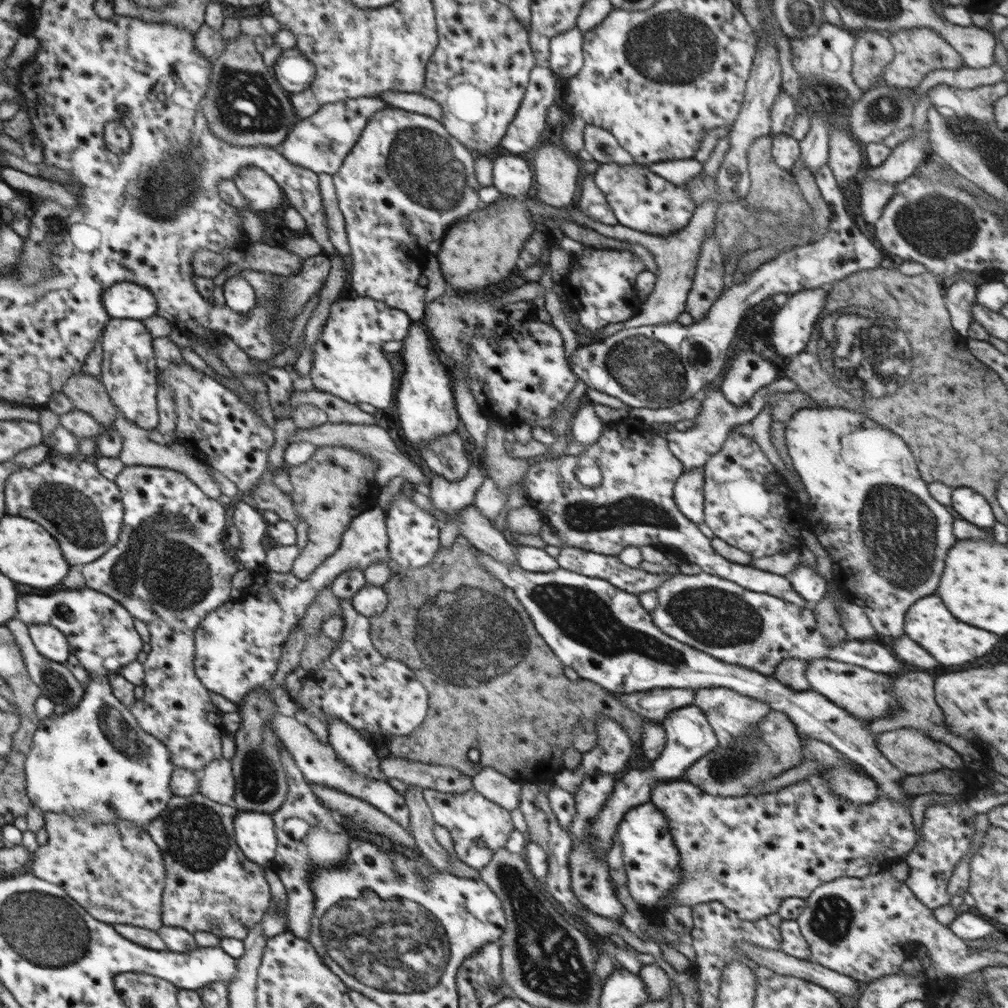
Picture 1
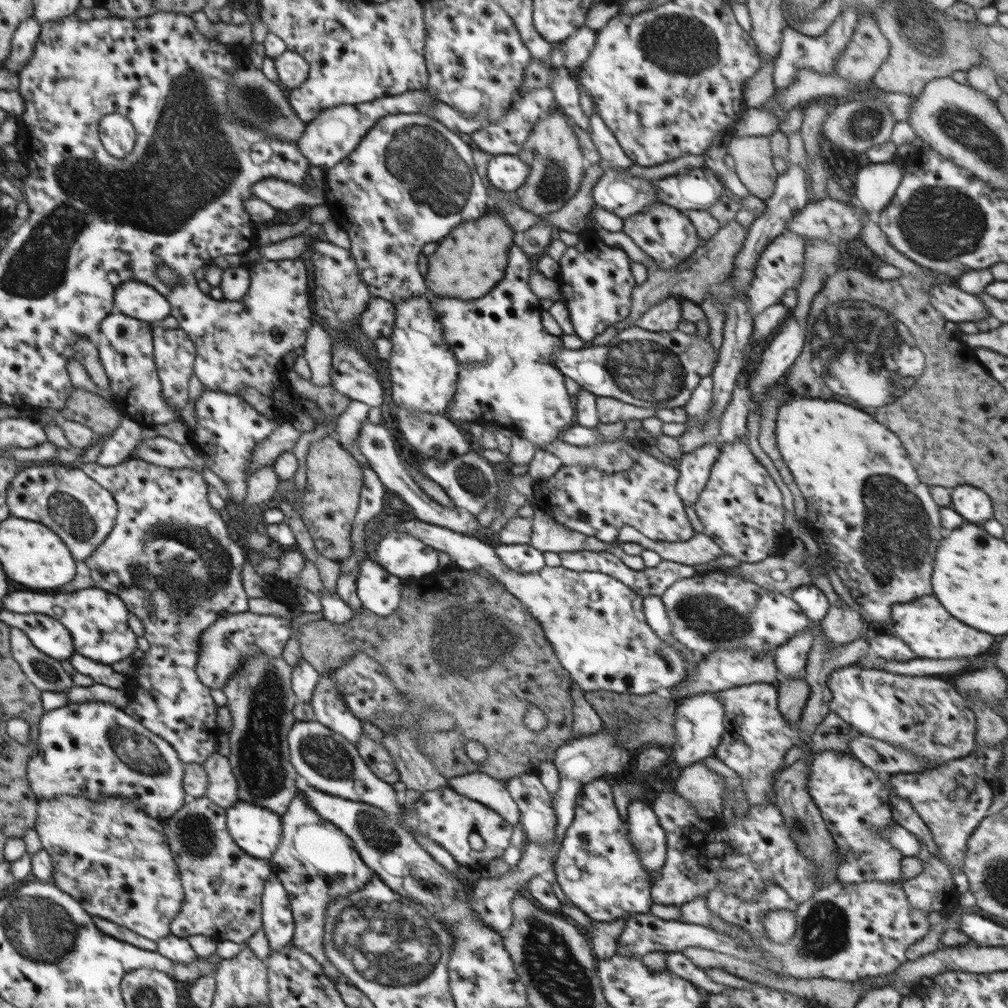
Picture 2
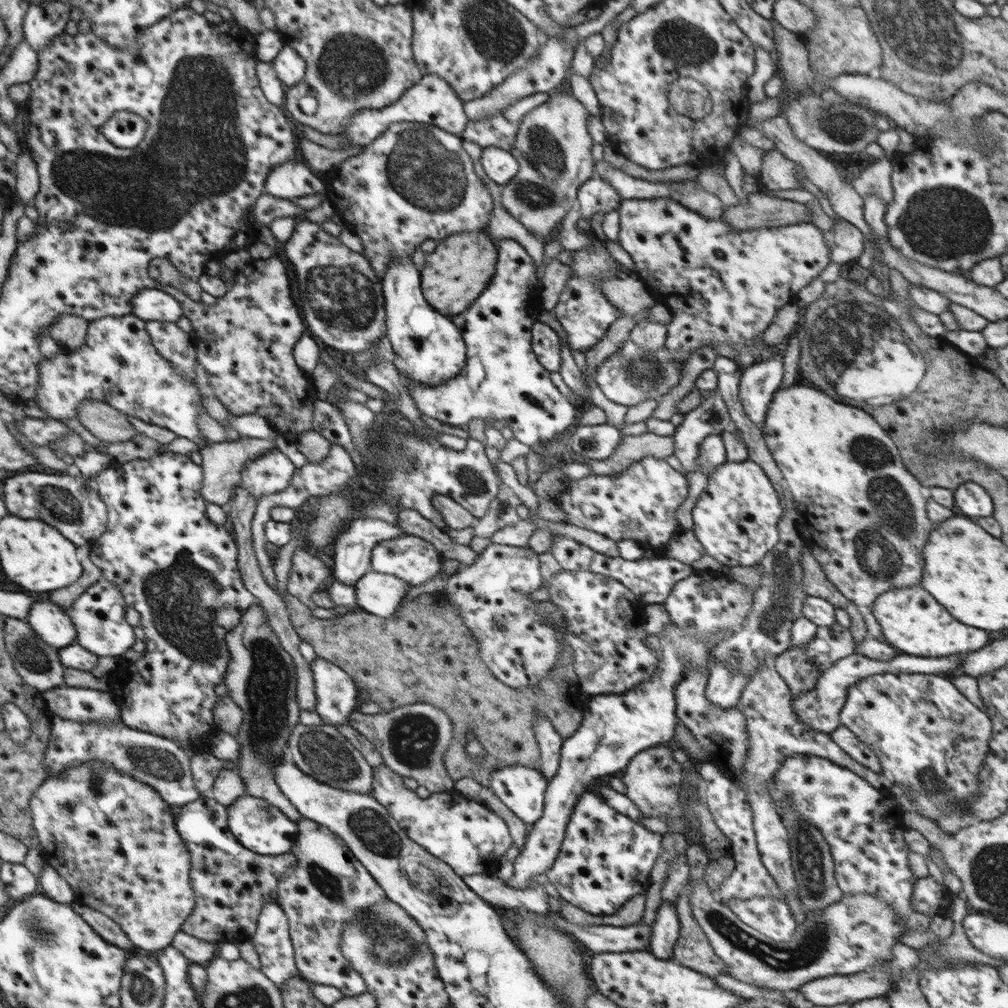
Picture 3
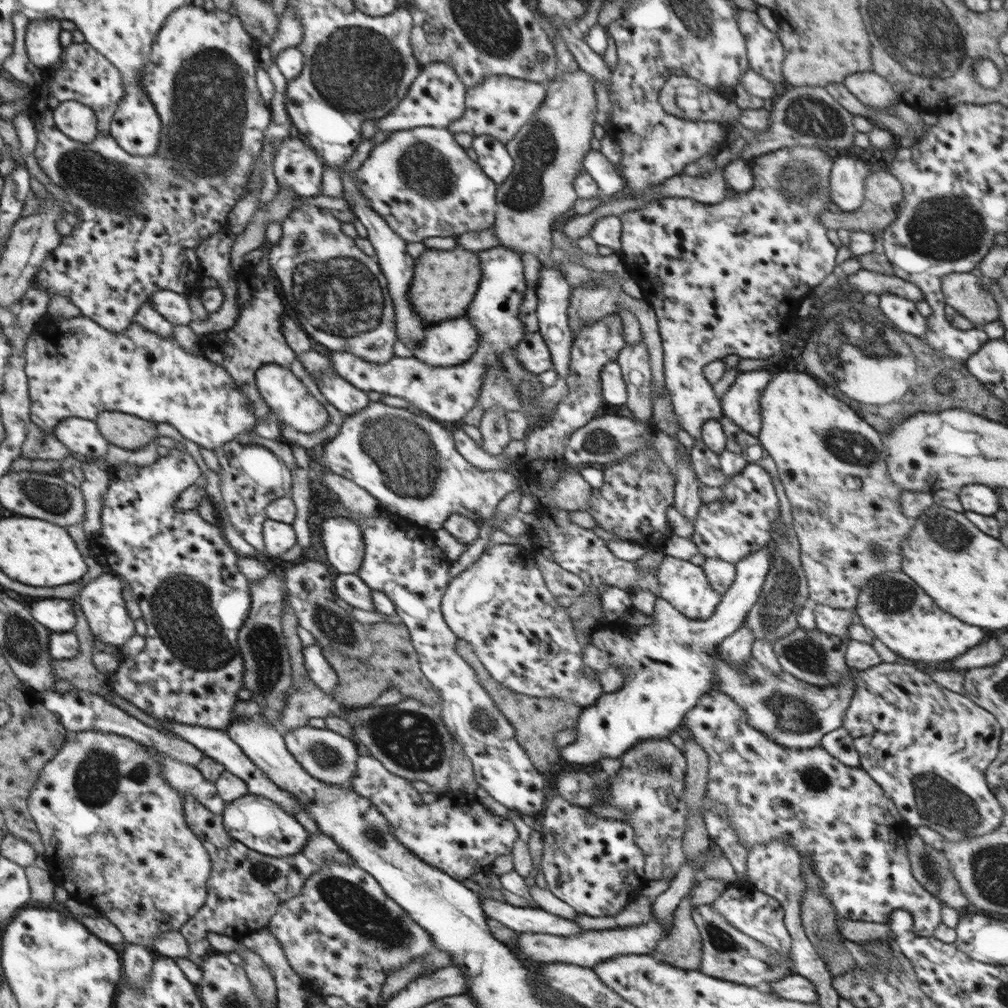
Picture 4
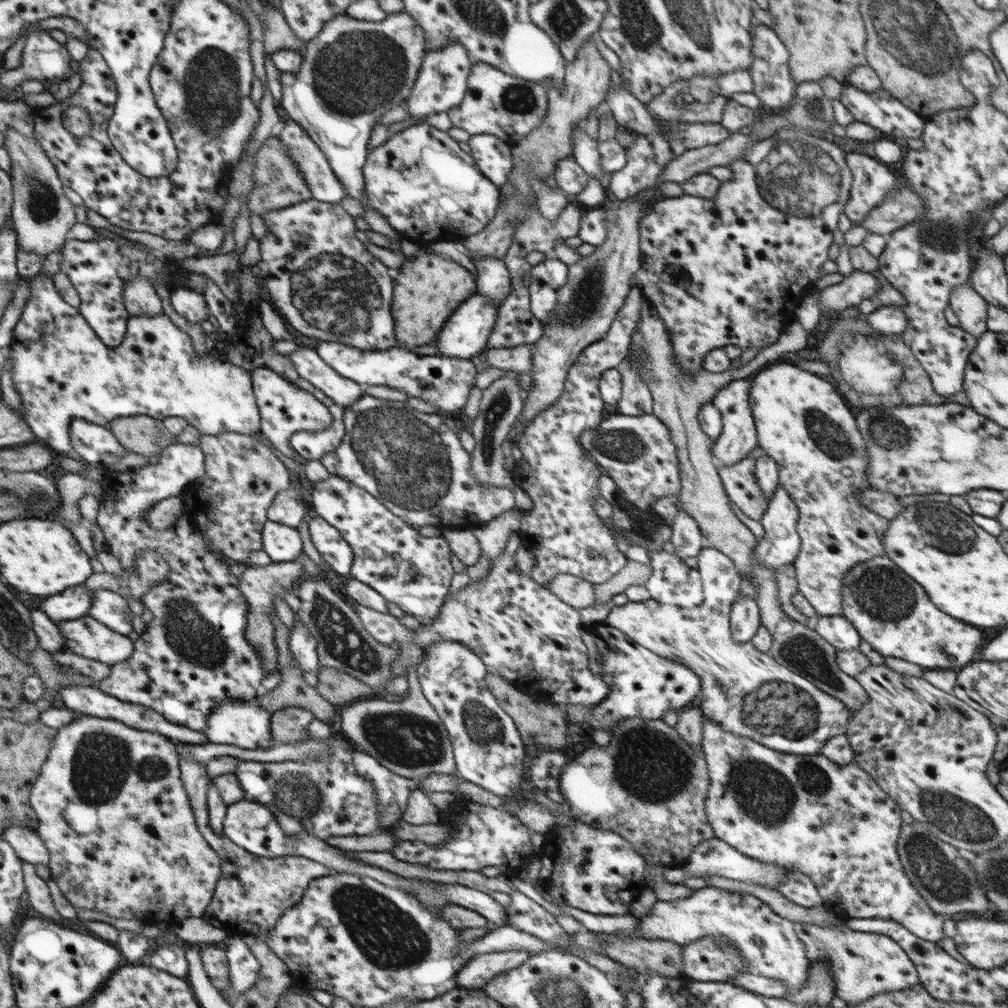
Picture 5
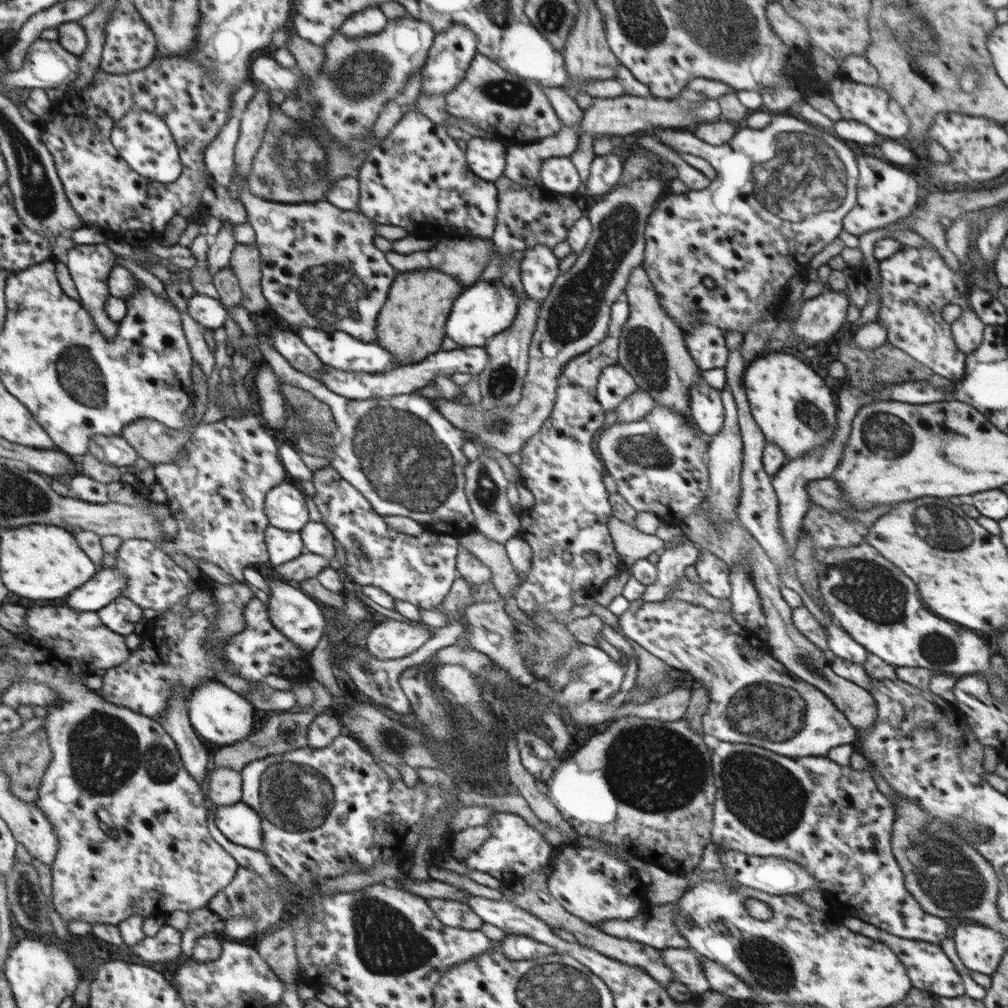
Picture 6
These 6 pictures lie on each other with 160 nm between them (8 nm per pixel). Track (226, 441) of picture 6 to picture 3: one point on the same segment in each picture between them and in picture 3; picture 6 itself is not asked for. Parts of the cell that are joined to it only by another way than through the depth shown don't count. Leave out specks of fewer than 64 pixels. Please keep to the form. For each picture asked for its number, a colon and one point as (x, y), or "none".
3: (272, 472)
4: (252, 477)
5: (228, 504)

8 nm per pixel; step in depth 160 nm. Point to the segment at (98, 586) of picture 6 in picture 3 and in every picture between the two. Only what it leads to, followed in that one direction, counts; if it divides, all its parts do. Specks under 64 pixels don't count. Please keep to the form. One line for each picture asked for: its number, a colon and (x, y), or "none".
3: (48, 620)
4: (56, 615)
5: (75, 603)

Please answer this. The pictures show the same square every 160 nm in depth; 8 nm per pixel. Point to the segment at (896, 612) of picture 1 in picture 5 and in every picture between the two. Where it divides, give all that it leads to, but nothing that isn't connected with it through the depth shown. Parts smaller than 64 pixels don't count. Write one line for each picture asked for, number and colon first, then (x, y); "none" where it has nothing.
2: (875, 521)
3: (862, 513)
4: (846, 513)
5: (802, 423)

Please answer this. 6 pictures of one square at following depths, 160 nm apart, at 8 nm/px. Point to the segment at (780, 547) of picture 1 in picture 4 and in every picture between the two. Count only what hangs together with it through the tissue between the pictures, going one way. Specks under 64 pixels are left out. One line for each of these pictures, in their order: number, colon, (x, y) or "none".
2: (741, 508)
3: (735, 519)
4: (741, 524)

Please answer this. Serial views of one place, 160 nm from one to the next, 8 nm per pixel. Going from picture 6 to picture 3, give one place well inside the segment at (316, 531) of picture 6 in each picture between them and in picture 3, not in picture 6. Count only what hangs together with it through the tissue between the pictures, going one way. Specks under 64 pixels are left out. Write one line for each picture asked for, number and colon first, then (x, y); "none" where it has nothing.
3: (352, 559)
4: (344, 546)
5: (334, 550)

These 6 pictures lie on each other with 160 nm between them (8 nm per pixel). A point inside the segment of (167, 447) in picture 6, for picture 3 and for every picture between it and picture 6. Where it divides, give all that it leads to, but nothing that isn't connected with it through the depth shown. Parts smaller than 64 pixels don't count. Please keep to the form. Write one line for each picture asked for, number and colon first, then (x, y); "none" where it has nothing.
3: (109, 425)
4: (130, 432)
5: (142, 434)

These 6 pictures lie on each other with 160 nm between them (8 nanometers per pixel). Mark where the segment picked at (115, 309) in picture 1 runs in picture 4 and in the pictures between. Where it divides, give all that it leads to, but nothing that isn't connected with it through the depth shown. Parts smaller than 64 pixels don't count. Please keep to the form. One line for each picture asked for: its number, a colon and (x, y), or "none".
2: (135, 299)
3: (150, 304)
4: (175, 307)

